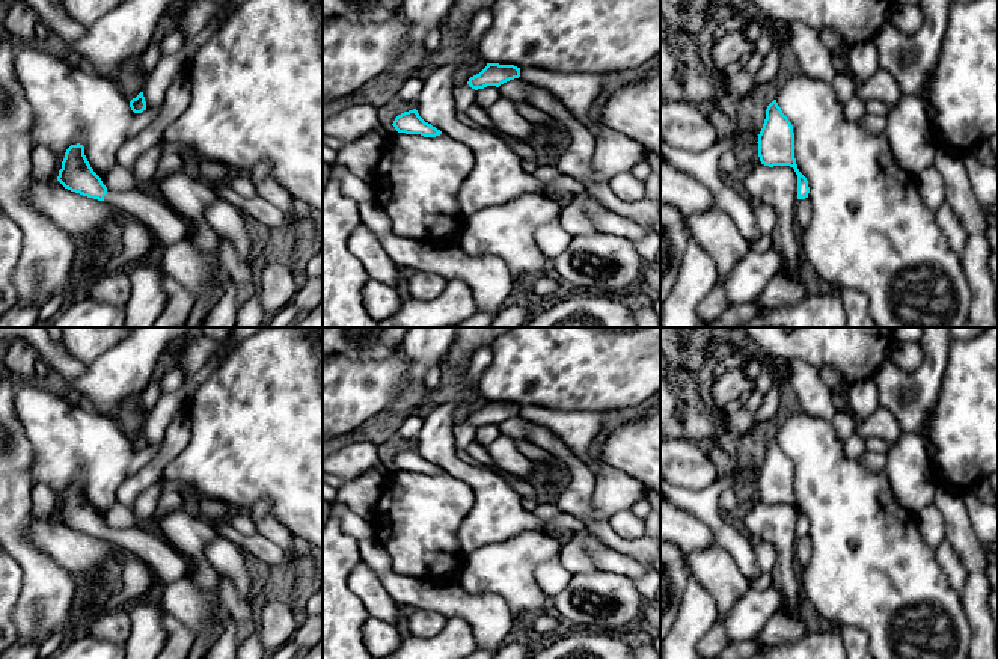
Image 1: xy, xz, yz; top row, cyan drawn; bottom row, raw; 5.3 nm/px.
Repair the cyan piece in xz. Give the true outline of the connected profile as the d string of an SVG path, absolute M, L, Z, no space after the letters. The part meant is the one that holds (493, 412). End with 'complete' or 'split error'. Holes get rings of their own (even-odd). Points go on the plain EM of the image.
M487 401L479 412L469 416L467 422L475 428L487 424L499 425L501 422L519 415L520 406L514 403Z; complete

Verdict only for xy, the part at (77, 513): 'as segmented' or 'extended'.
extended

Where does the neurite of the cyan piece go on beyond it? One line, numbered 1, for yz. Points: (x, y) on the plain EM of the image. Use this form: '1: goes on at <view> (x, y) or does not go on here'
1: does not go on here

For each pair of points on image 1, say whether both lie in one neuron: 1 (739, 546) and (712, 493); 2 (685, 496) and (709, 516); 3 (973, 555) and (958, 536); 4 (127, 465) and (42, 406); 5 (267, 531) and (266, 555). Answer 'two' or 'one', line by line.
1: one
2: one
3: one
4: one
5: two

